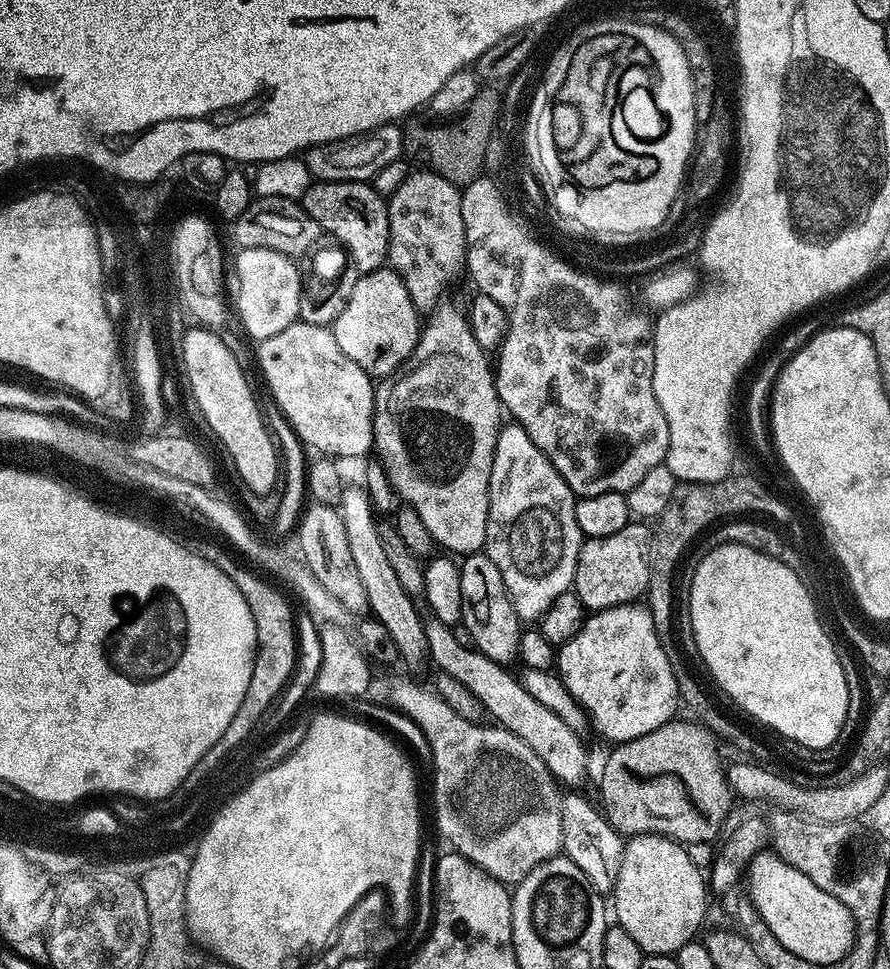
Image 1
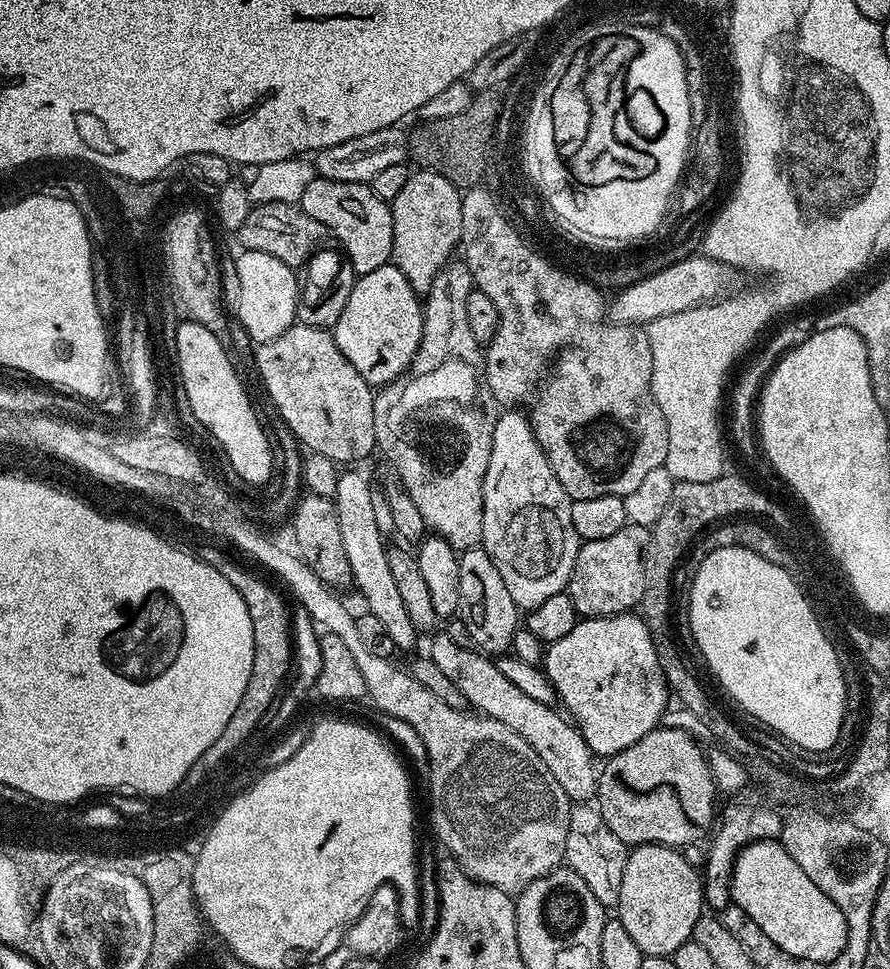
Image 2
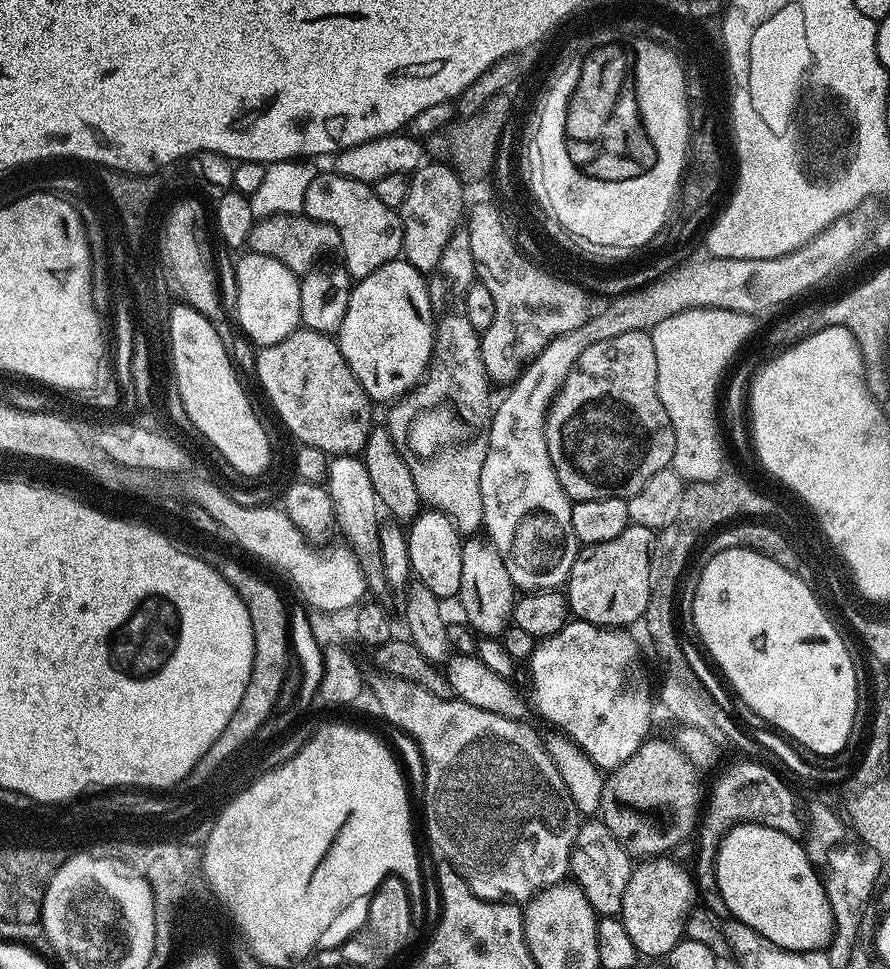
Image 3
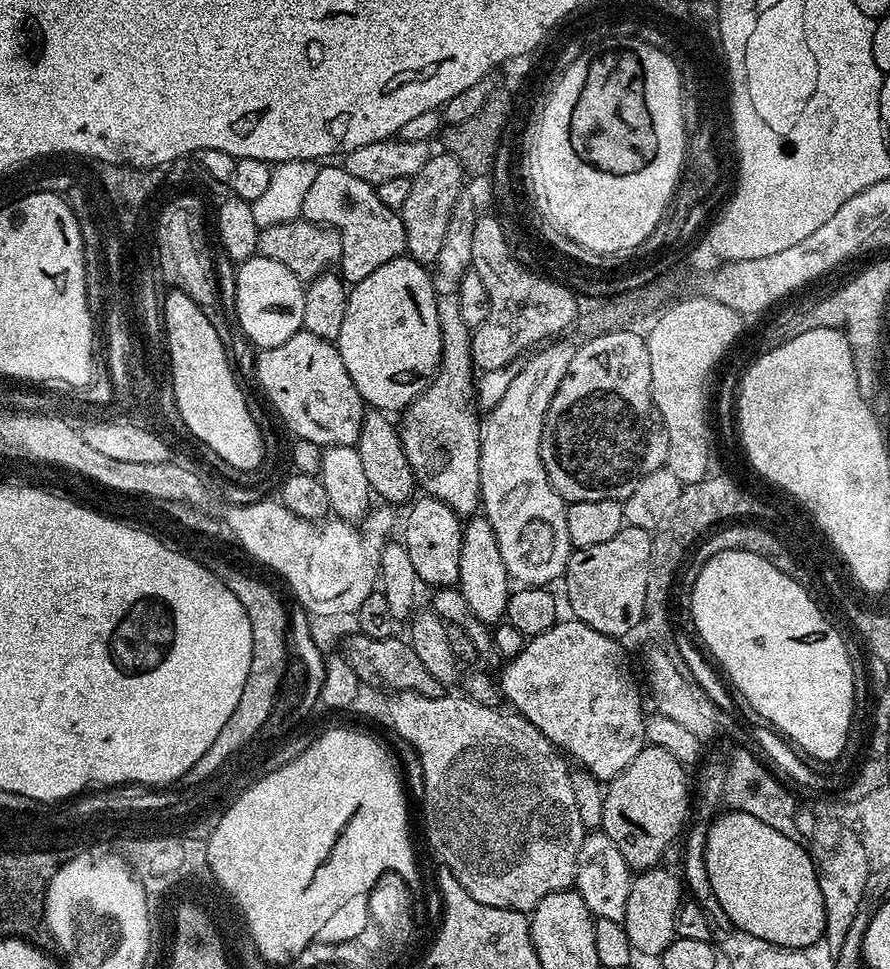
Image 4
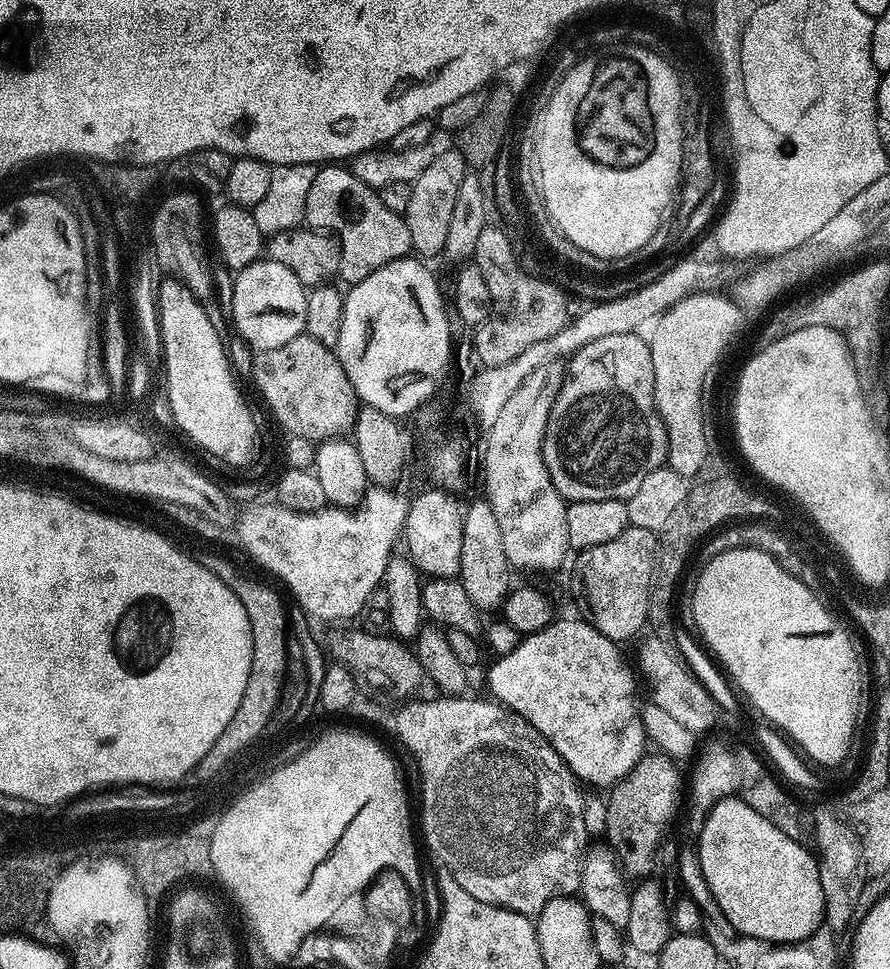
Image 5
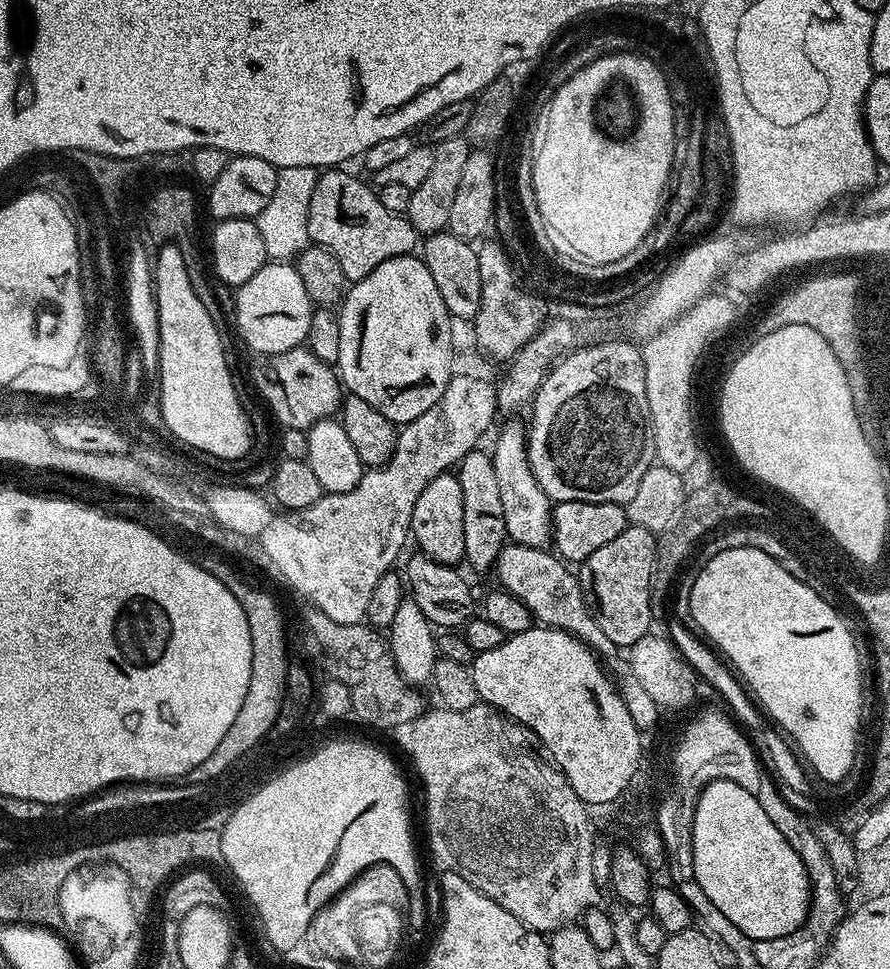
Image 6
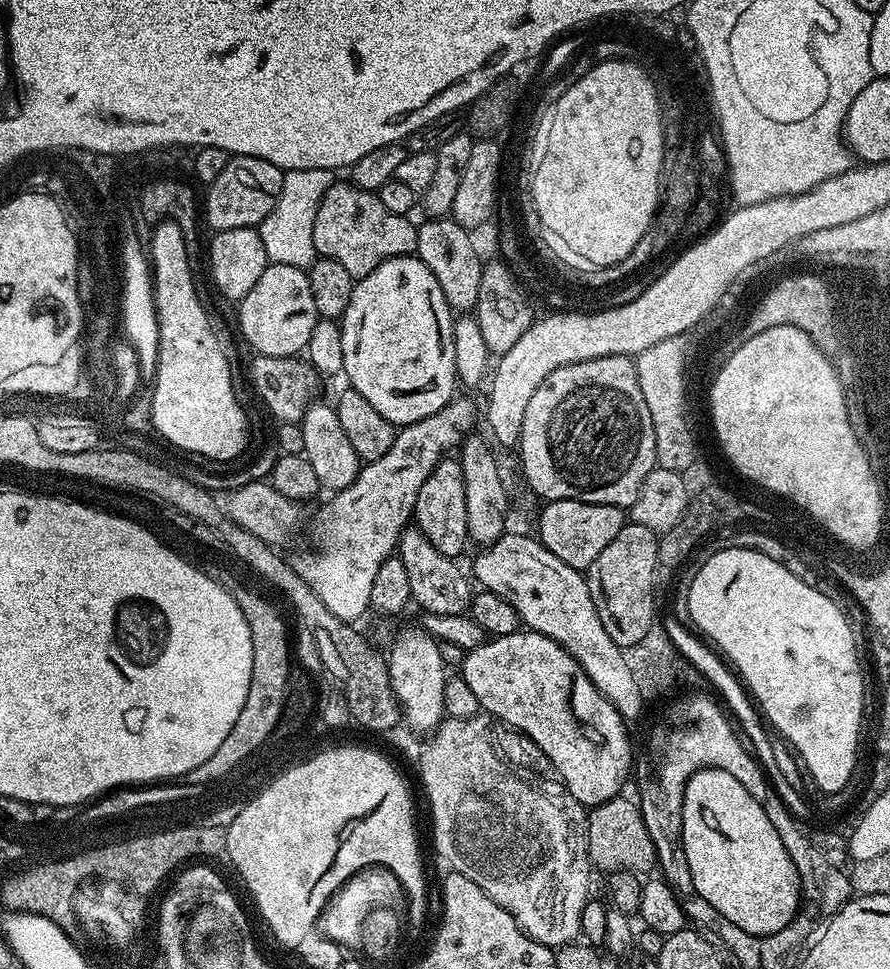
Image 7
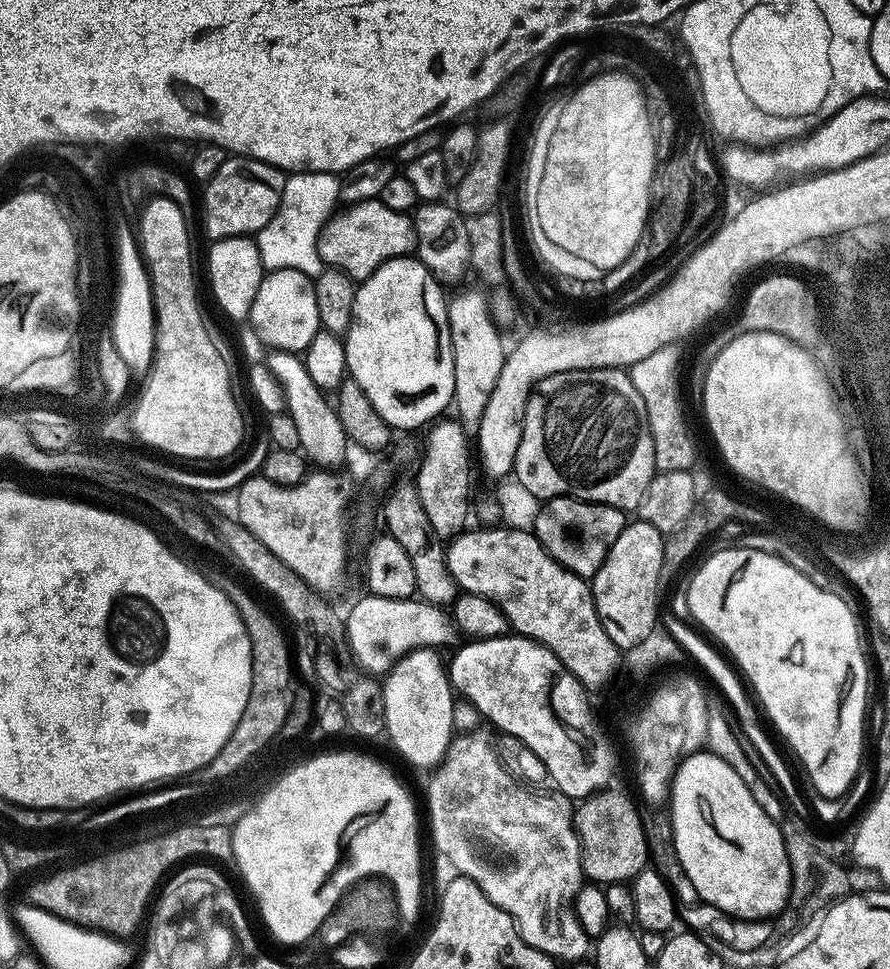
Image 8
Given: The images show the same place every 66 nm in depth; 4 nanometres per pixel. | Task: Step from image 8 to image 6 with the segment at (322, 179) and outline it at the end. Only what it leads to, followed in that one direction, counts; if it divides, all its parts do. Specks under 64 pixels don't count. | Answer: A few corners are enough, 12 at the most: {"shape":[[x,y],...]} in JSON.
{"shape":[[279,169],[254,217],[273,261],[309,247],[310,198],[320,172]]}

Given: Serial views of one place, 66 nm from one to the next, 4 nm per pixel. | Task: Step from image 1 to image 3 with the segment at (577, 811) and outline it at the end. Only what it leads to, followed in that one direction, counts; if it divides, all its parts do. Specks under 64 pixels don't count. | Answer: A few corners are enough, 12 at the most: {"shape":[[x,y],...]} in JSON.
{"shape":[[581,823],[569,871],[597,915],[619,915],[631,856]]}

